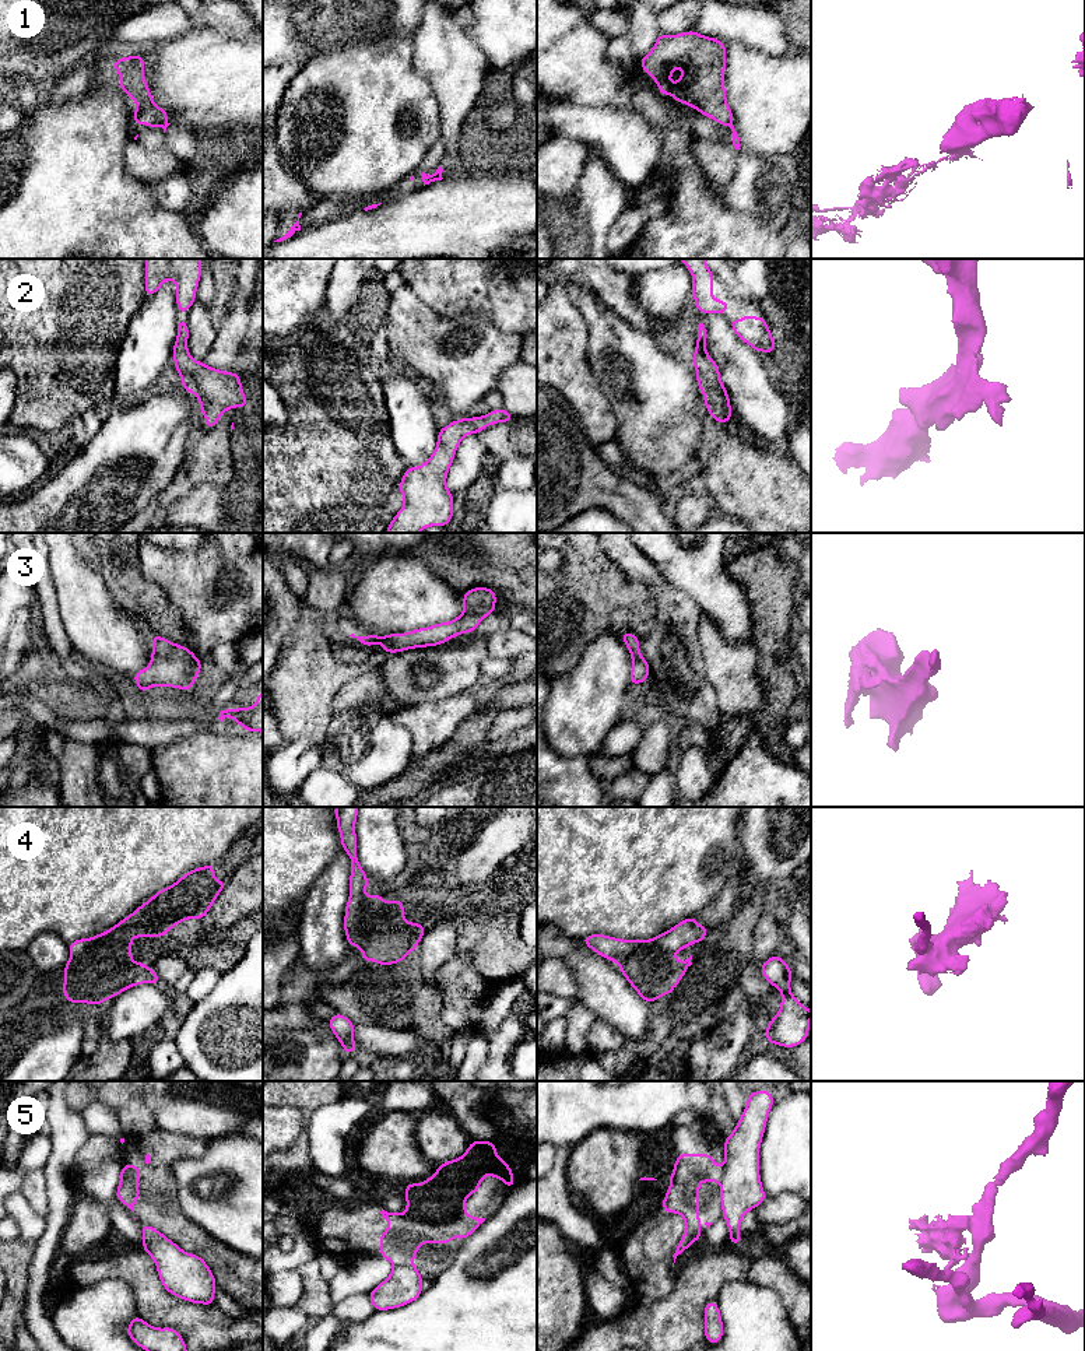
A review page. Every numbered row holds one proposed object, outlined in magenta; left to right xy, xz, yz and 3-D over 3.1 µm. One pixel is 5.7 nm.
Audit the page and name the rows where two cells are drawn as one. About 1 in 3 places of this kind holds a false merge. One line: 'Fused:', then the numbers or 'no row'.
Fused: 1, 4, 5

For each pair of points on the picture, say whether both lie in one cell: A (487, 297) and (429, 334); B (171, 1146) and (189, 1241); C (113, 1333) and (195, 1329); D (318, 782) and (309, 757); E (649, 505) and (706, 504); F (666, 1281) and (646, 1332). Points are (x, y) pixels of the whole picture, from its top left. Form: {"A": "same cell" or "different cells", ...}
{"A": "different cells", "B": "same cell", "C": "different cells", "D": "different cells", "E": "different cells", "F": "different cells"}

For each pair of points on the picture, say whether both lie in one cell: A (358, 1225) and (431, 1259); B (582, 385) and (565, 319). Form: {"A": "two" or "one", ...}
{"A": "one", "B": "one"}

